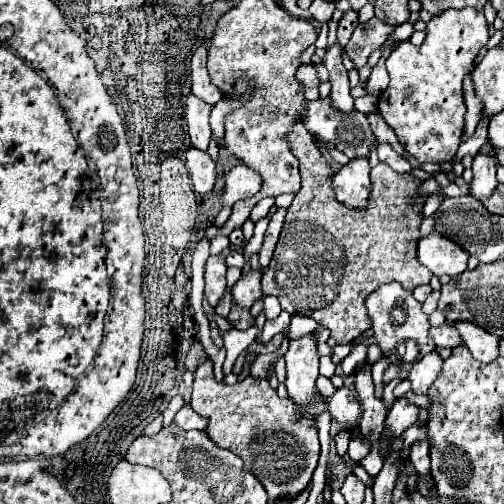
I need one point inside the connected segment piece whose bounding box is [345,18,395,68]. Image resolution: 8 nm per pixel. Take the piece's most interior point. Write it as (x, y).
(368, 36)

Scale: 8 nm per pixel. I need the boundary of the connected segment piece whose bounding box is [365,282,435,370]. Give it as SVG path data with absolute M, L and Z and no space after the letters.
M395 282L395 284L385 284L385 286L381 286L379 290L375 290L375 292L365 300L365 304L367 304L369 316L371 316L371 320L373 320L373 332L375 332L375 340L377 340L377 344L379 344L379 348L381 348L383 354L389 356L389 358L393 360L393 364L399 366L401 370L403 370L403 368L409 370L411 364L413 364L413 362L407 362L407 360L403 358L403 354L405 354L405 342L407 342L407 340L413 340L413 342L417 344L417 348L419 348L417 358L421 358L421 356L425 356L425 354L429 354L429 352L435 350L435 344L433 344L433 340L429 338L429 328L431 328L429 316L423 314L421 304L419 304L419 302L413 298L413 294L407 292L401 284Z

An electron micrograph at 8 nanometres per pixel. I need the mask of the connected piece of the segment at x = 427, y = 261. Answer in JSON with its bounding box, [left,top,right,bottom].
[417,232,469,276]

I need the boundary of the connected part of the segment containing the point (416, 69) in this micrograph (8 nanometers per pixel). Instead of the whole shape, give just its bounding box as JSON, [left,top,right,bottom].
[379,8,487,164]

